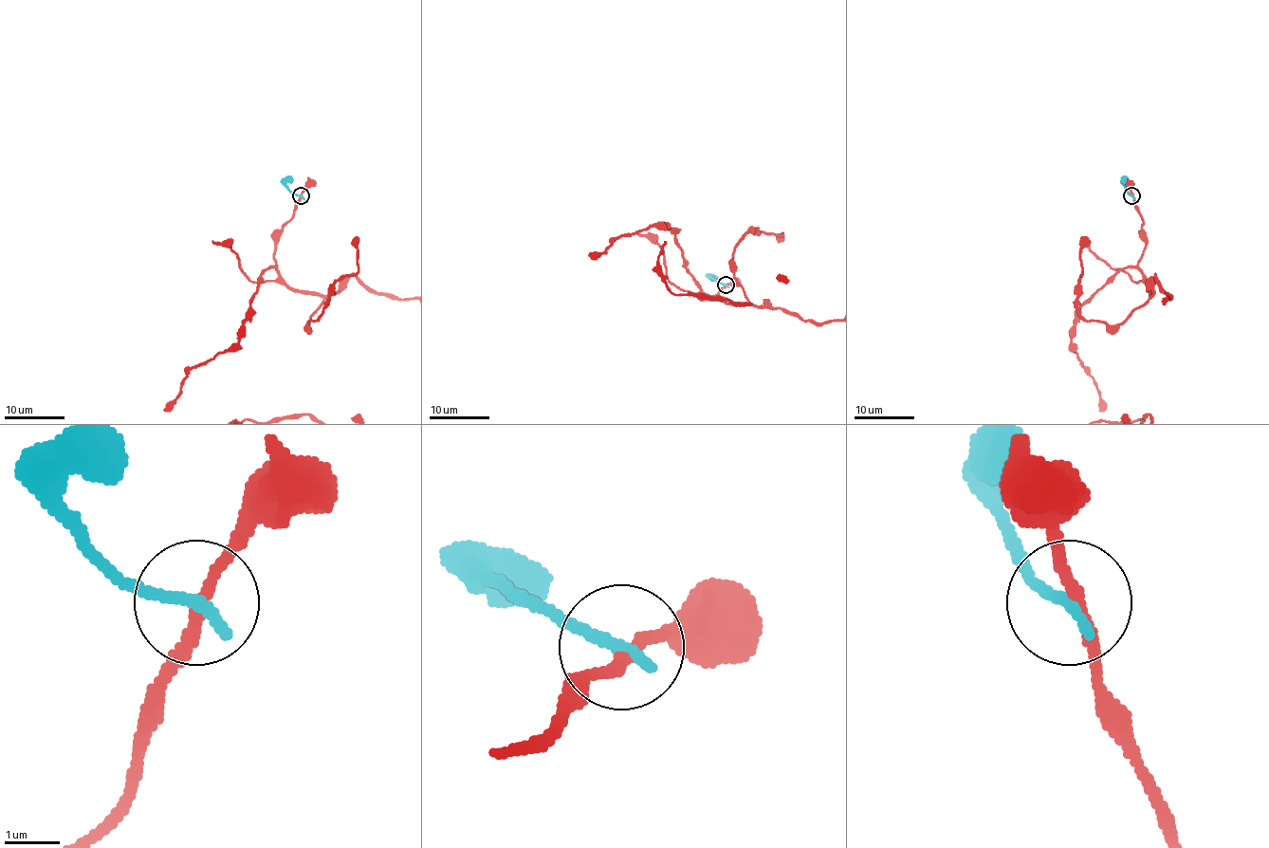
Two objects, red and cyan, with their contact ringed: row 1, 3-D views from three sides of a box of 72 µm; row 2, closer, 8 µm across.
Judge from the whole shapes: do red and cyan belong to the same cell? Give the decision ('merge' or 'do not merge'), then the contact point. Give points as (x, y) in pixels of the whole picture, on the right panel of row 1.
do not merge | (1131, 195)

